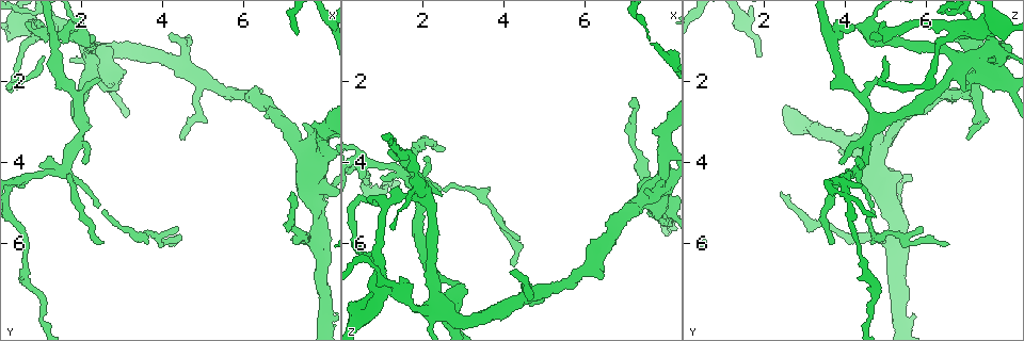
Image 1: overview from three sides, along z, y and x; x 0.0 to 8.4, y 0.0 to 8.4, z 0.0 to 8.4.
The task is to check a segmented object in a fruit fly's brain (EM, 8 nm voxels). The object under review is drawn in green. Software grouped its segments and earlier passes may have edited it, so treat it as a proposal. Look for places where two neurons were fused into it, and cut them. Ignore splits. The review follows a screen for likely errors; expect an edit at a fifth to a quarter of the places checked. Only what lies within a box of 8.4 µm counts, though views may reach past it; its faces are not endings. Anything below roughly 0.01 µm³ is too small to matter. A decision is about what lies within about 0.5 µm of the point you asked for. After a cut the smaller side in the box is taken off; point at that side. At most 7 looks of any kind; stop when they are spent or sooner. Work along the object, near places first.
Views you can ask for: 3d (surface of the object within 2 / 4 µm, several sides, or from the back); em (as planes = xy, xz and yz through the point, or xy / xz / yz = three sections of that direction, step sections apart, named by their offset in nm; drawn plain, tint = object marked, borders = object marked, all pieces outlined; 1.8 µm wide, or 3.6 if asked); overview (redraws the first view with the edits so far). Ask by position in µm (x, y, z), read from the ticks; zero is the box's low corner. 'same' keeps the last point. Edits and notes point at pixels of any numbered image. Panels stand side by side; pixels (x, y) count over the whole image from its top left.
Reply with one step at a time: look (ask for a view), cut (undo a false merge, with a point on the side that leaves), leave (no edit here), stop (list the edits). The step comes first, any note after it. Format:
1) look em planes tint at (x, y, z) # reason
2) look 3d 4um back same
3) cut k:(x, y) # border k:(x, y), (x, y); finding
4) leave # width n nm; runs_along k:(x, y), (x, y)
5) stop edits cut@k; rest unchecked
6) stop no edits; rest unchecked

look 3d 2um at (1.50, 0.90, 3.70) # abrupt turn

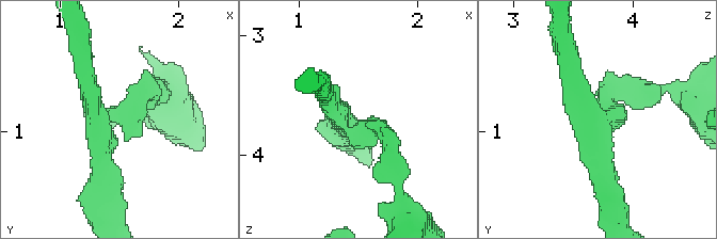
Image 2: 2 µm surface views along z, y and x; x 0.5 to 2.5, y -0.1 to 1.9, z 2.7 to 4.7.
look em planes tint at (1.46, 0.94, 3.78) # arm_widths 190, 190 nm

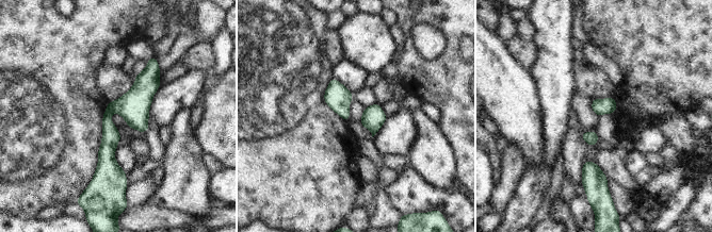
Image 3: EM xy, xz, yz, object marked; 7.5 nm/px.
cut 3:(133, 106) # width 130 nm; border 3:(108, 105), (112, 112); two neurons meet here

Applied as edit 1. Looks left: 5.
look overview # redraw

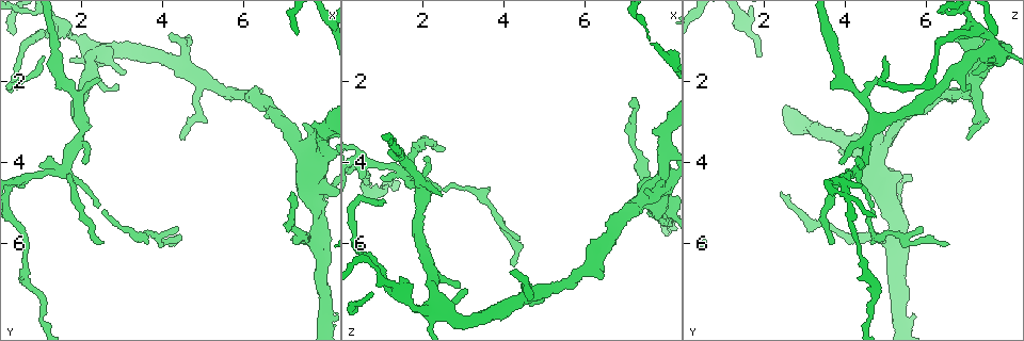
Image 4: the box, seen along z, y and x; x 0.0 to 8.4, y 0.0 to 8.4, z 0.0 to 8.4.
look 3d 2um at (1.60, 4.10, 4.40) # four arms meet

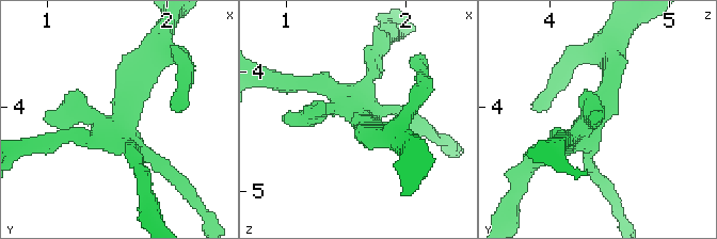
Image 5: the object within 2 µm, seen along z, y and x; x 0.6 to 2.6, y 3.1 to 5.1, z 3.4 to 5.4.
look em yz step 4 plain at (1.62, 4.06, 4.40) # need the tissue

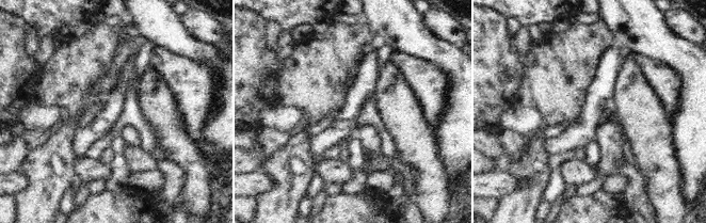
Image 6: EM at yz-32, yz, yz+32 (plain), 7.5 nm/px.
look em yz step 4 tint same # with the object marked

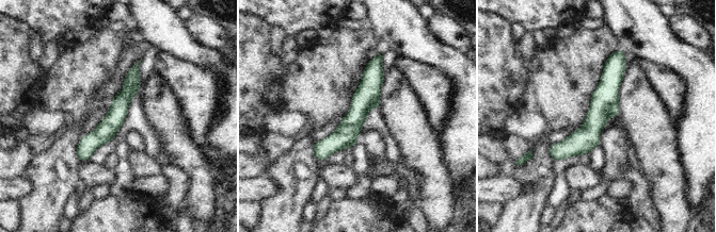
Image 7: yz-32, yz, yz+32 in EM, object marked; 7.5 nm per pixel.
leave # runs_along 7:(616, 55), (595, 121), (555, 156); continuous, no second neuron

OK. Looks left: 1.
stop edits cut@3; rest unchecked

